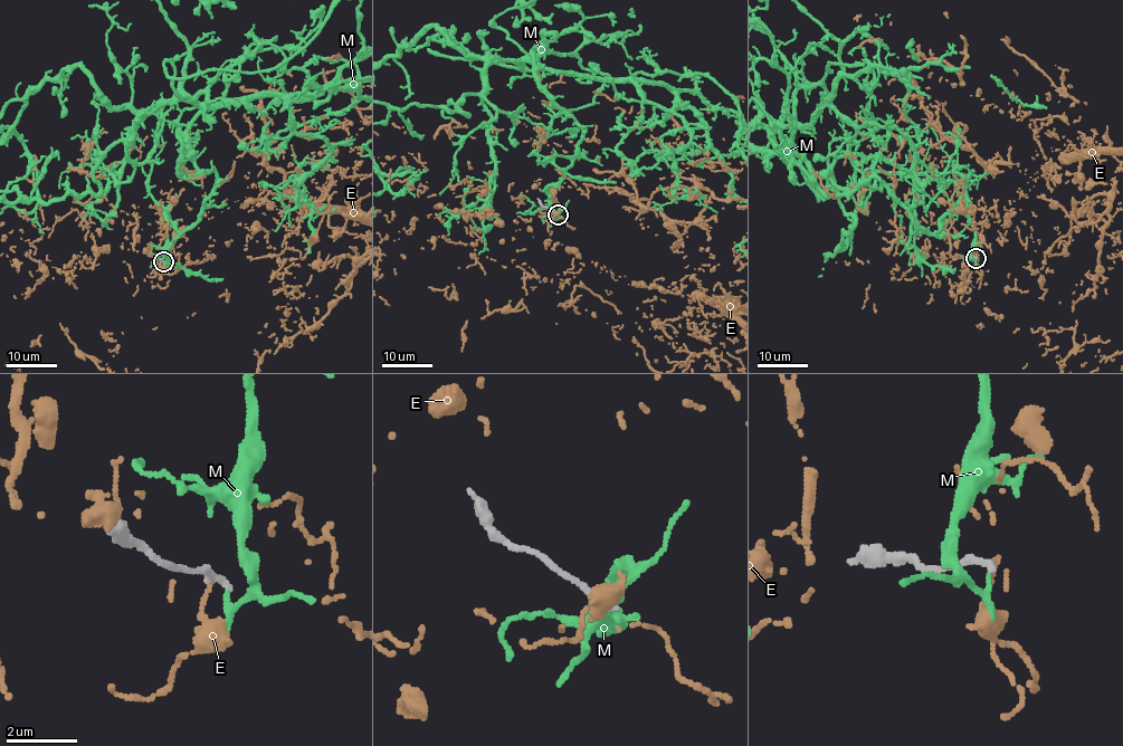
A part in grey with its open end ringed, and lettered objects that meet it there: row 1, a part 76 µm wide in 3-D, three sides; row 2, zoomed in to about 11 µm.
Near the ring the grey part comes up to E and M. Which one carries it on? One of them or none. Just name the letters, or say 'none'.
M

